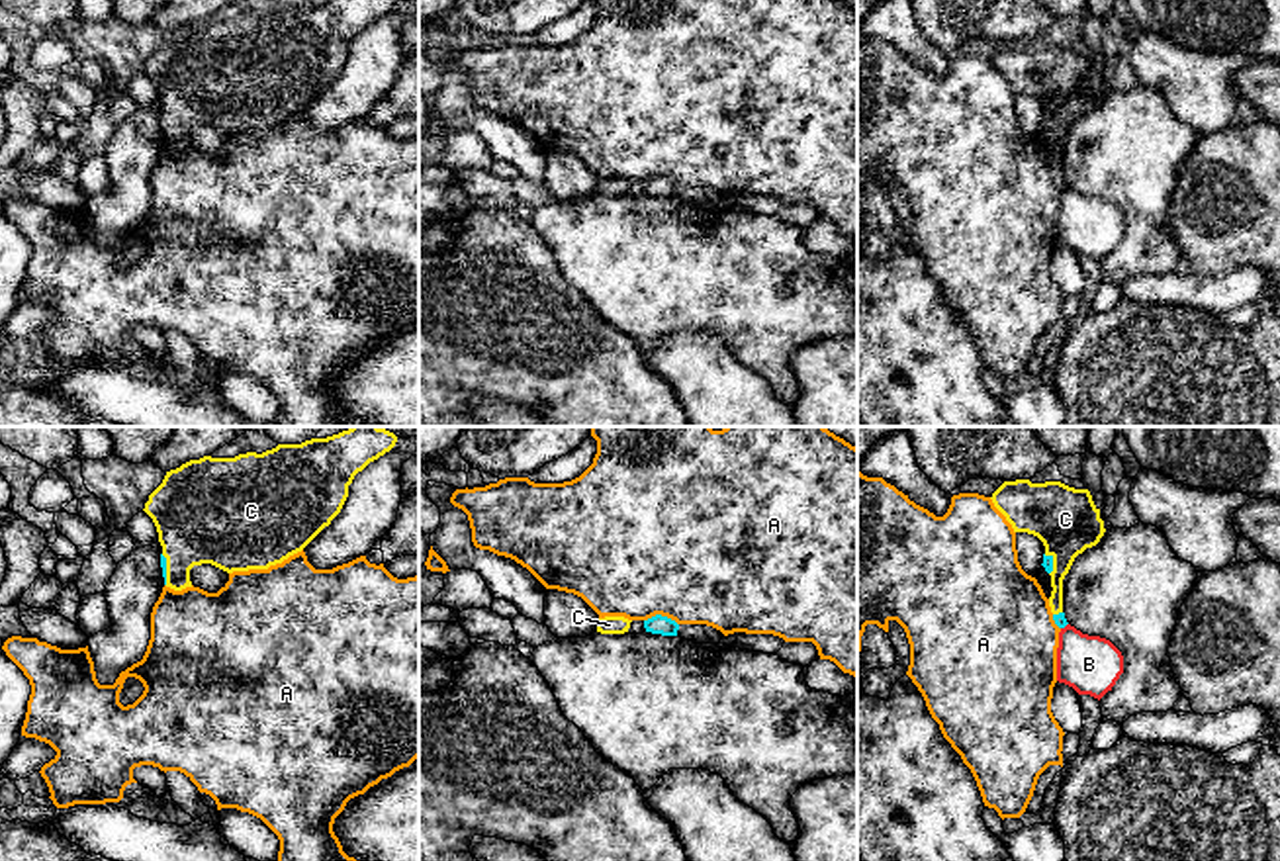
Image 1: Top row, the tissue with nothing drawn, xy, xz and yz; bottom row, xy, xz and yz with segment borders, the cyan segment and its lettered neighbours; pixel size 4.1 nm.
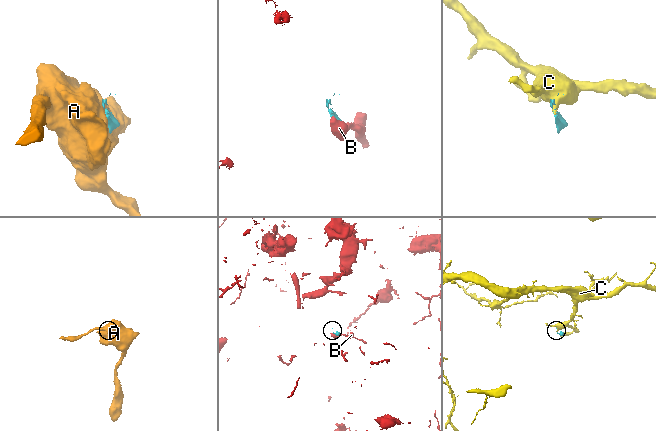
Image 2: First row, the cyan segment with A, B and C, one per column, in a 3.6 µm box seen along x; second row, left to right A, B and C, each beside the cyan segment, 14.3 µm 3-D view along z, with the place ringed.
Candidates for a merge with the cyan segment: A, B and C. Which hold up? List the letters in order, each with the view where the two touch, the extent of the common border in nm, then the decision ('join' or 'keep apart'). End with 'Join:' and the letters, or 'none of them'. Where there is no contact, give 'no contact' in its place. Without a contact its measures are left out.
A: contact in xz; length 150 nm; keep apart
B: contact in yz; length 40 nm; keep apart
C: contact in xy; length 130 nm; join
Join: C

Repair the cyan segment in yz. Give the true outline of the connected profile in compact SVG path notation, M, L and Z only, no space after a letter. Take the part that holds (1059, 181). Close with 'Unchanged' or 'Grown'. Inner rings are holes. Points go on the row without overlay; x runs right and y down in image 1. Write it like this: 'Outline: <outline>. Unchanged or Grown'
Outline: M1016 41L1004 43L990 61L1014 94L1028 94L1043 104L1041 127L1053 149L1049 168L1055 186L1065 190L1069 184L1063 174L1063 141L1074 119L1096 108L1106 94L1090 53L1061 43Z. Grown

